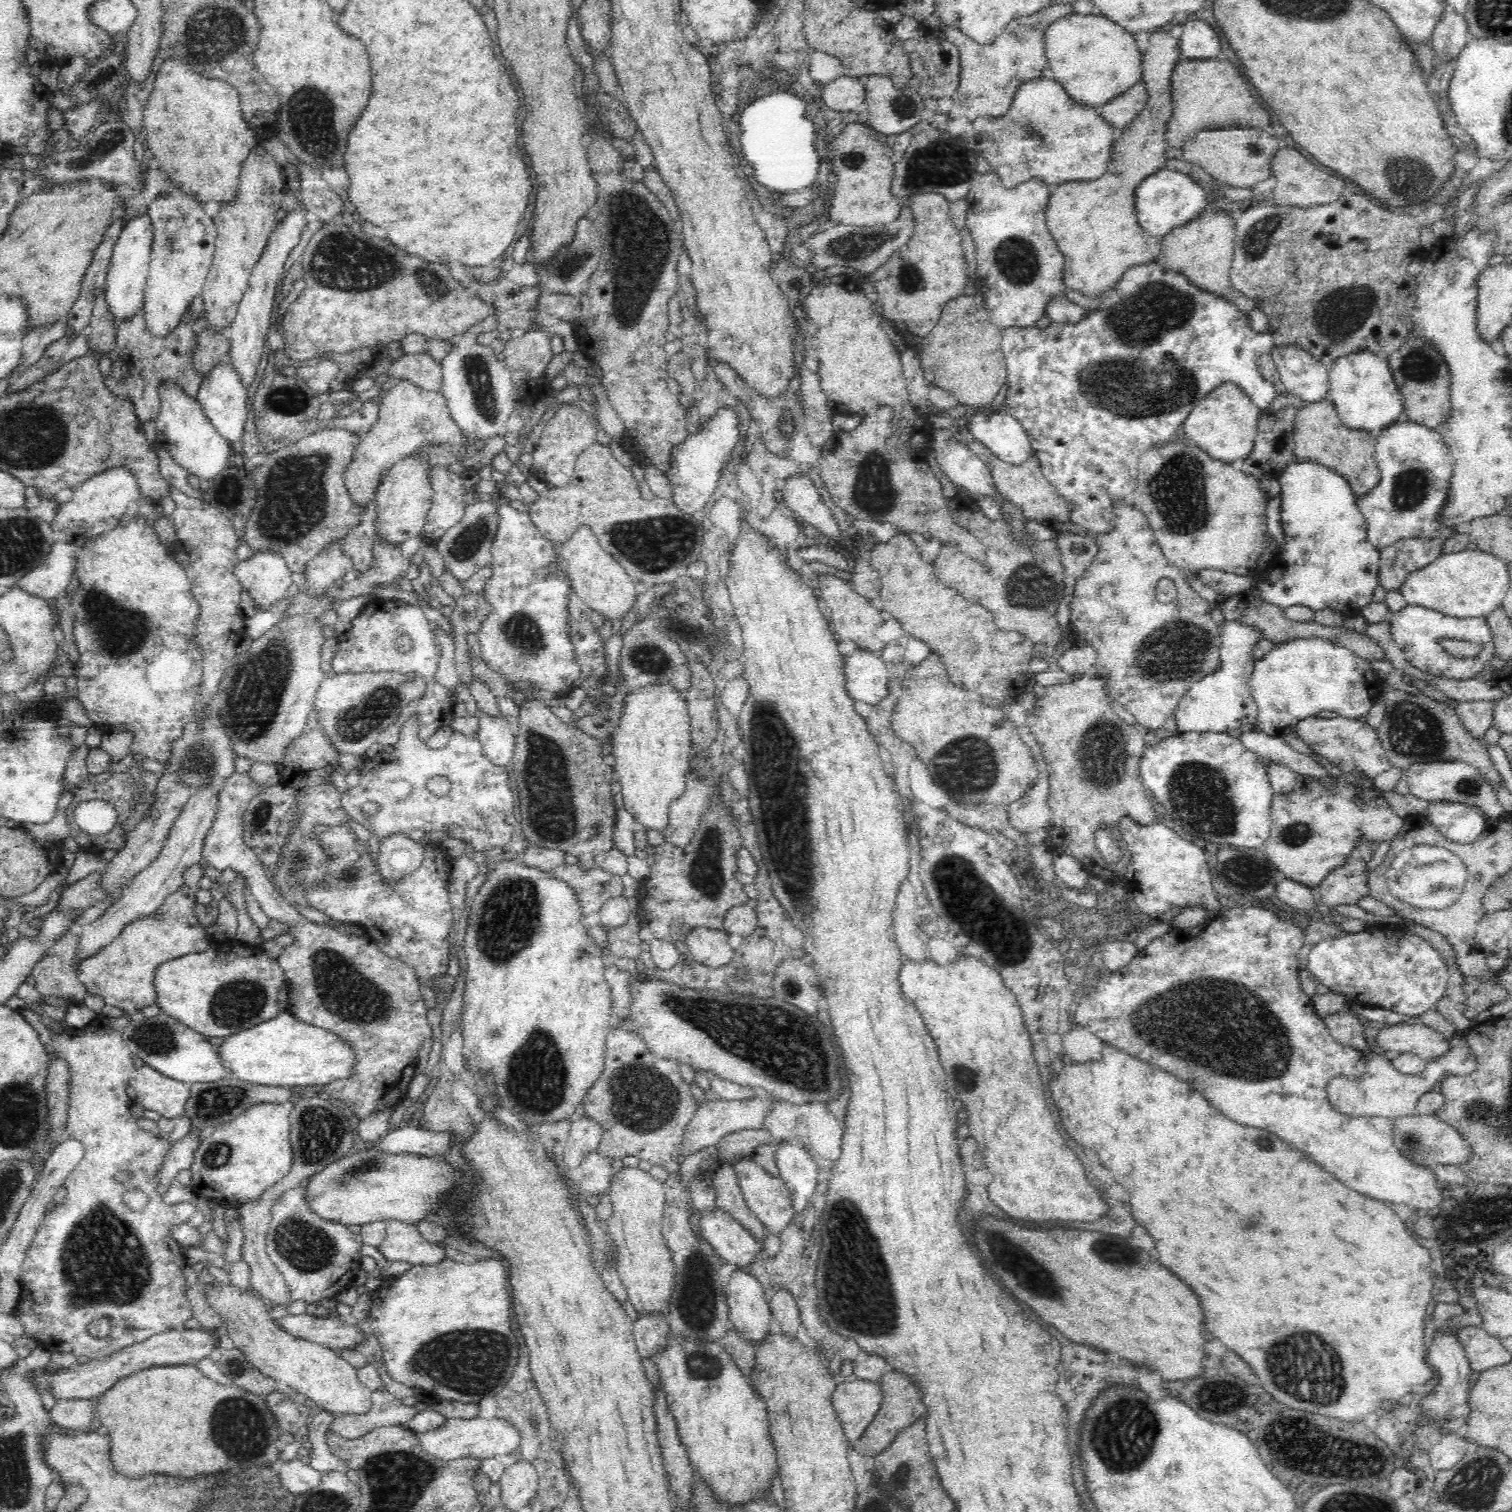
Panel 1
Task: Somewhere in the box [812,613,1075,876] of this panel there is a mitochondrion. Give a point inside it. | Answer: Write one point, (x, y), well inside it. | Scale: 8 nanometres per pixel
(962, 761)

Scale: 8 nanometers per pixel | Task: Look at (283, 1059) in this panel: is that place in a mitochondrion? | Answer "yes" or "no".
no

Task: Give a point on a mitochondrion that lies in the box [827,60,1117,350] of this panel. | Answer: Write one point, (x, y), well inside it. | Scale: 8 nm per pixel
(938, 163)

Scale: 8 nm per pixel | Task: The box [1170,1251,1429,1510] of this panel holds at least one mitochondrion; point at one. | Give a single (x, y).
(1324, 1387)

